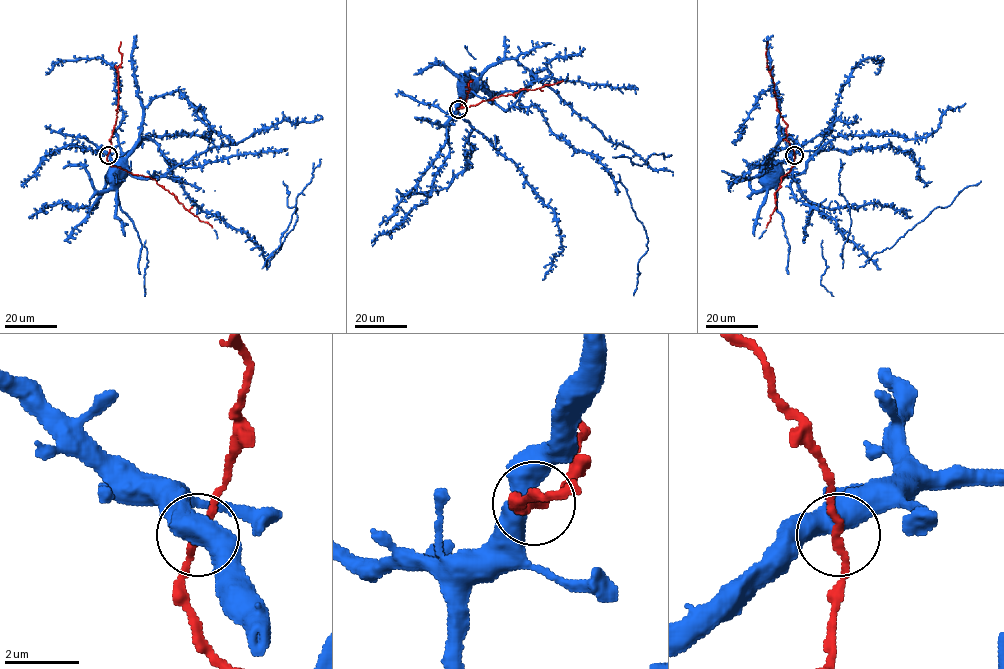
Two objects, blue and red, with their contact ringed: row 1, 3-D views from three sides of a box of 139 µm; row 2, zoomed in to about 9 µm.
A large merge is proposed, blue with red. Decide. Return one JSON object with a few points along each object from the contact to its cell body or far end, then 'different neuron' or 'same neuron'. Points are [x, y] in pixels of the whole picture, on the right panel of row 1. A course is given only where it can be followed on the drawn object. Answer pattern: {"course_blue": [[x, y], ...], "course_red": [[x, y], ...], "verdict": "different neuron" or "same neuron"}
{"course_blue": [[794, 155], [781, 164], [771, 165], [767, 171]], "course_red": [[794, 155], [793, 166], [781, 178], [774, 195], [776, 207], [766, 227]], "verdict": "same neuron"}

